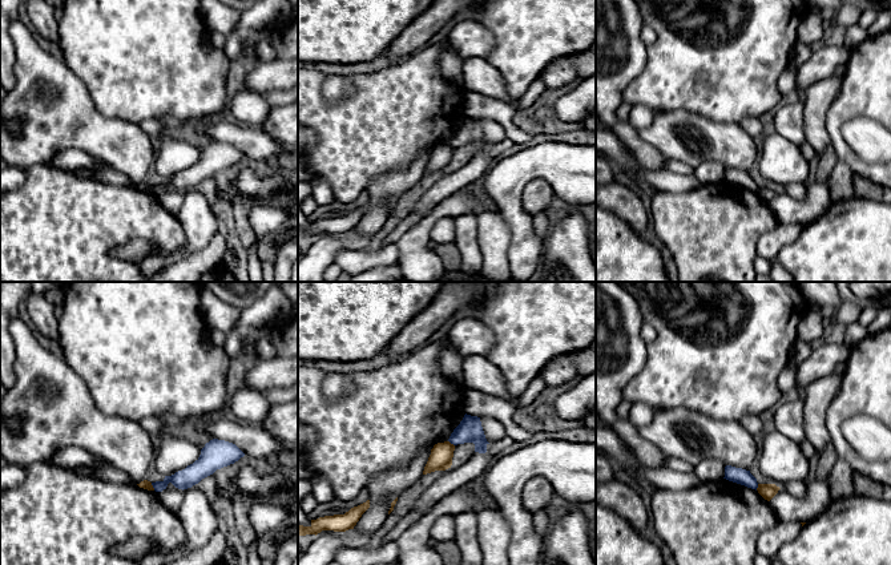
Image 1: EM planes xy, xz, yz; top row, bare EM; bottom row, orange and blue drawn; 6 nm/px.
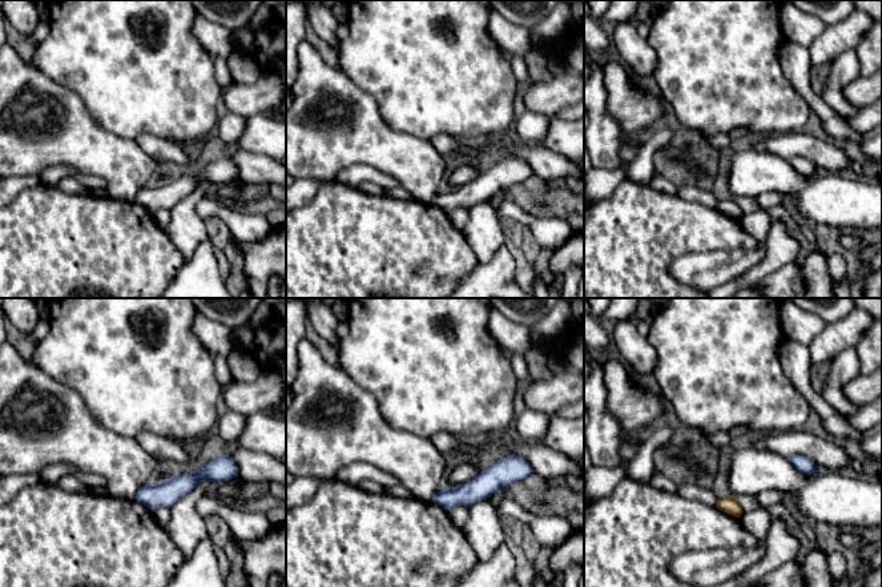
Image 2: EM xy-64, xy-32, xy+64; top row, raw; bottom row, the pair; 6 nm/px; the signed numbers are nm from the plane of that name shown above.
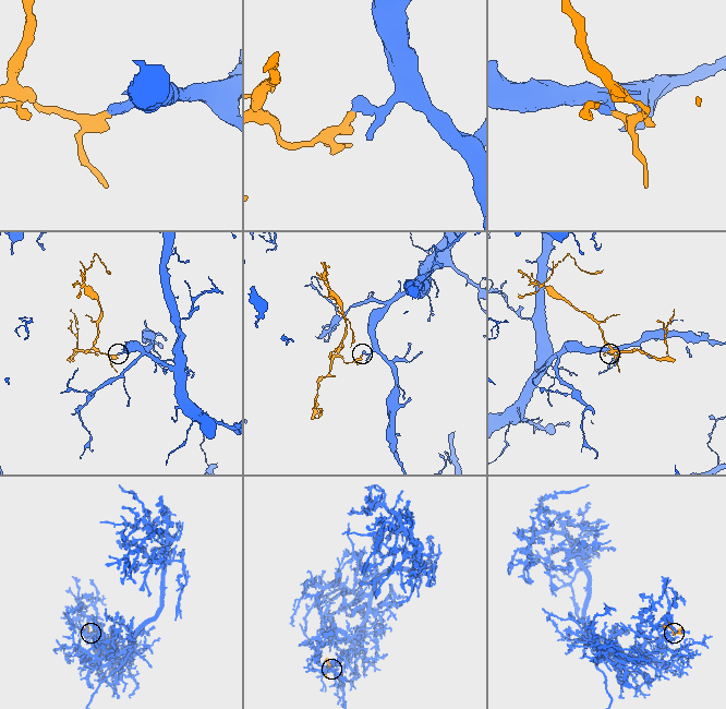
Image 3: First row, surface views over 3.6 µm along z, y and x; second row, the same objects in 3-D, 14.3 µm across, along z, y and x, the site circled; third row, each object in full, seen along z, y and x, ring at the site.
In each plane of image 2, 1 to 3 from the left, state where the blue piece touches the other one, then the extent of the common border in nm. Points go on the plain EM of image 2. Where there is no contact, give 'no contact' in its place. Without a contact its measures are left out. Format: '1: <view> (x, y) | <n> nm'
1: no contact
2: no contact
3: no contact

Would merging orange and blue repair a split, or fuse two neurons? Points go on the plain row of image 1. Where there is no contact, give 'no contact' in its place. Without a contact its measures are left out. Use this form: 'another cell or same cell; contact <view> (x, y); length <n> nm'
another cell; contact xy (152, 189); length 50 nm

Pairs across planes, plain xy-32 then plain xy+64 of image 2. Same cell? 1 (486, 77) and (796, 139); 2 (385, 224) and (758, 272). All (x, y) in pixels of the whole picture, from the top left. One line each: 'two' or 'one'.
1: two
2: two

